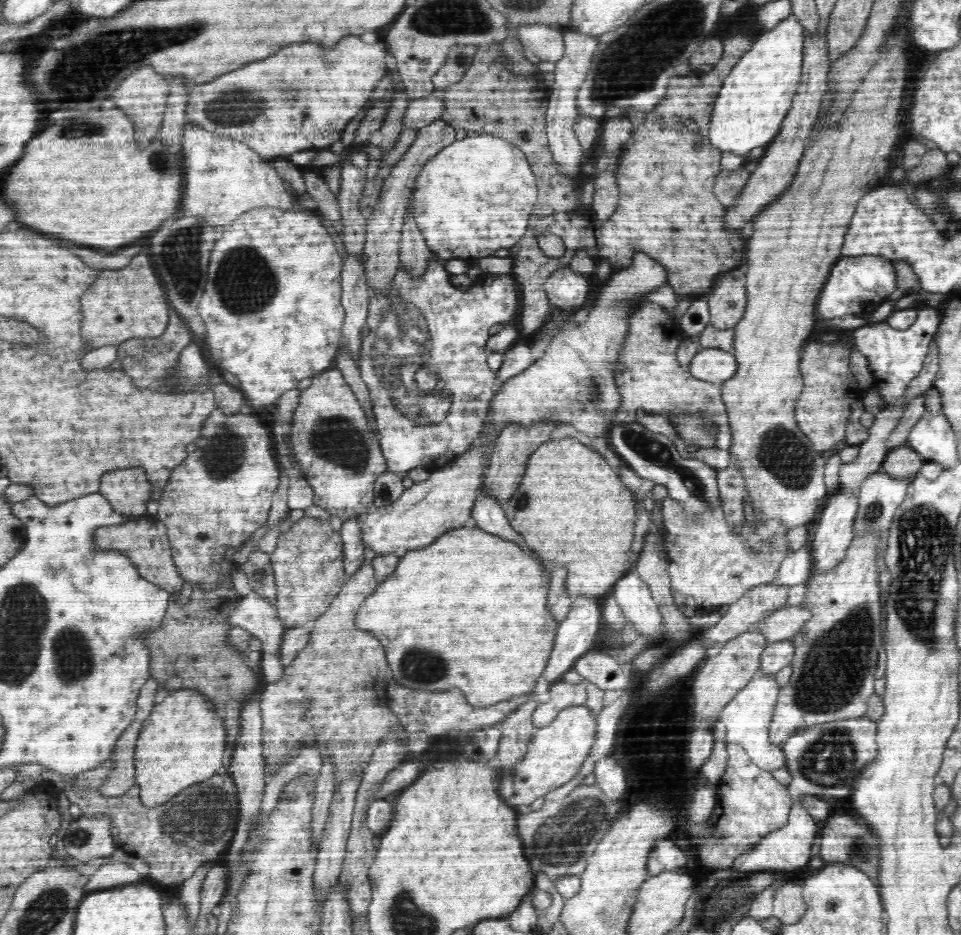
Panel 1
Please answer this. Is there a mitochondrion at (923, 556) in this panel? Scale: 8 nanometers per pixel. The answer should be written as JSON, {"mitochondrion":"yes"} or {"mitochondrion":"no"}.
{"mitochondrion":"yes"}

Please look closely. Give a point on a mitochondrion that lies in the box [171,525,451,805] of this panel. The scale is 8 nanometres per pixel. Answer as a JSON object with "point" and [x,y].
{"point":[307,702]}

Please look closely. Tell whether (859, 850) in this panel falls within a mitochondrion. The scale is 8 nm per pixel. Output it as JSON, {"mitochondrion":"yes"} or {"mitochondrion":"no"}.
{"mitochondrion":"yes"}

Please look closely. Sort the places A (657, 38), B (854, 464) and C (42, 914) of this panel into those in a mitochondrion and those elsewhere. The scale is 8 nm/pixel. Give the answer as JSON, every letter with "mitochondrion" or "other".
{"A":"mitochondrion","B":"other","C":"mitochondrion"}

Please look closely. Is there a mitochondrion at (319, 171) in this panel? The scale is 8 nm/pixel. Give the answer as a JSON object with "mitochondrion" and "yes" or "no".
{"mitochondrion":"no"}

